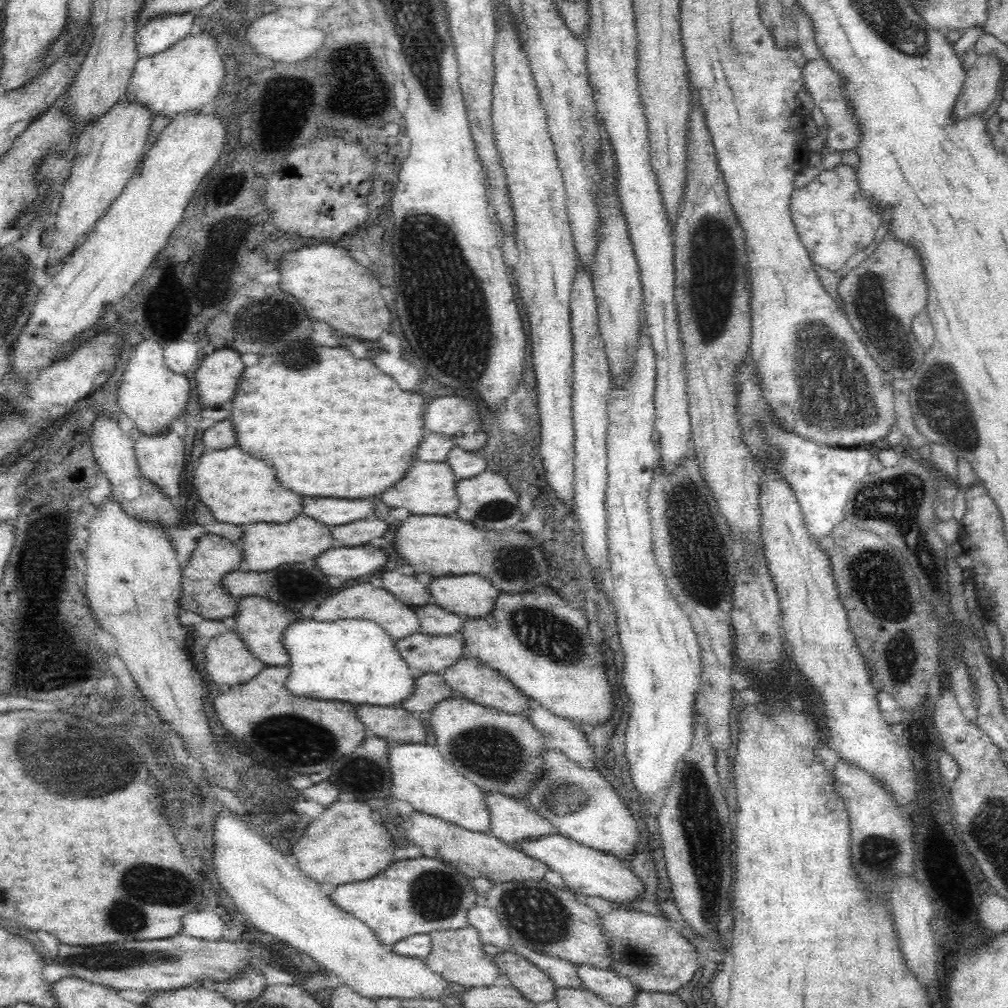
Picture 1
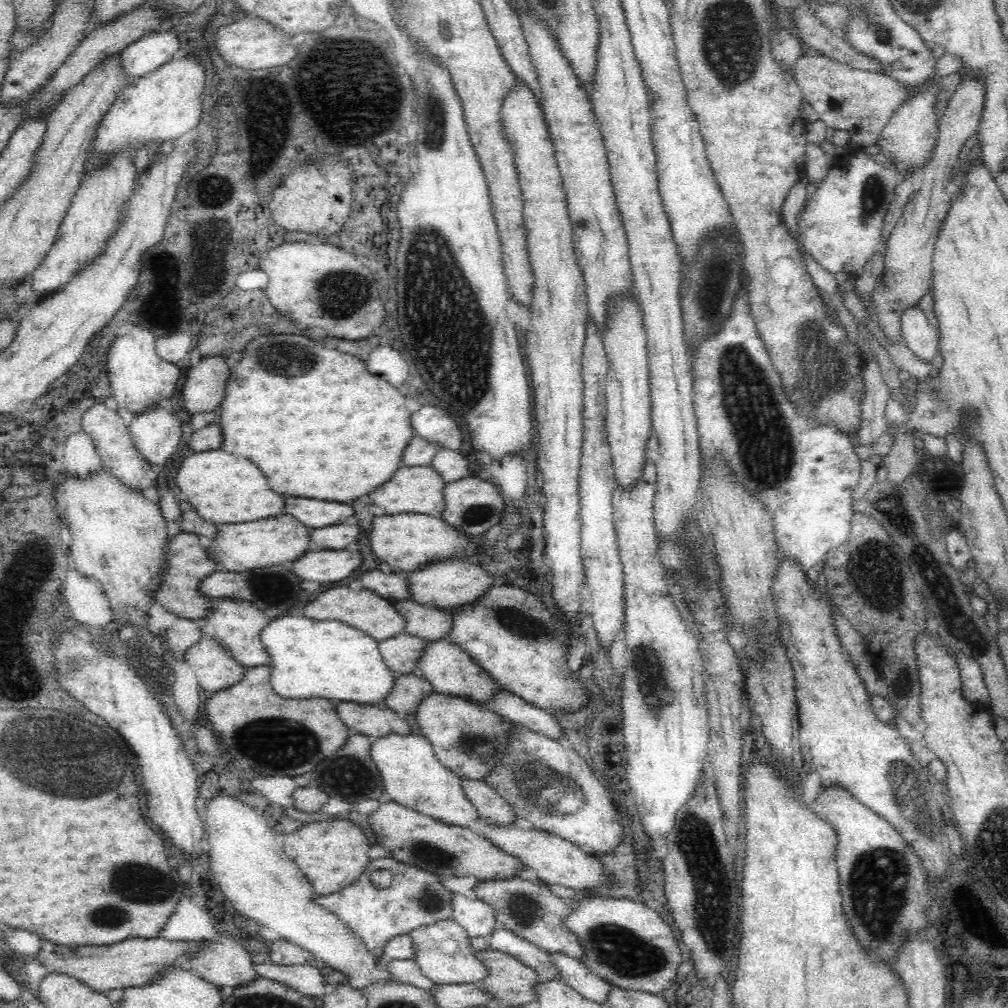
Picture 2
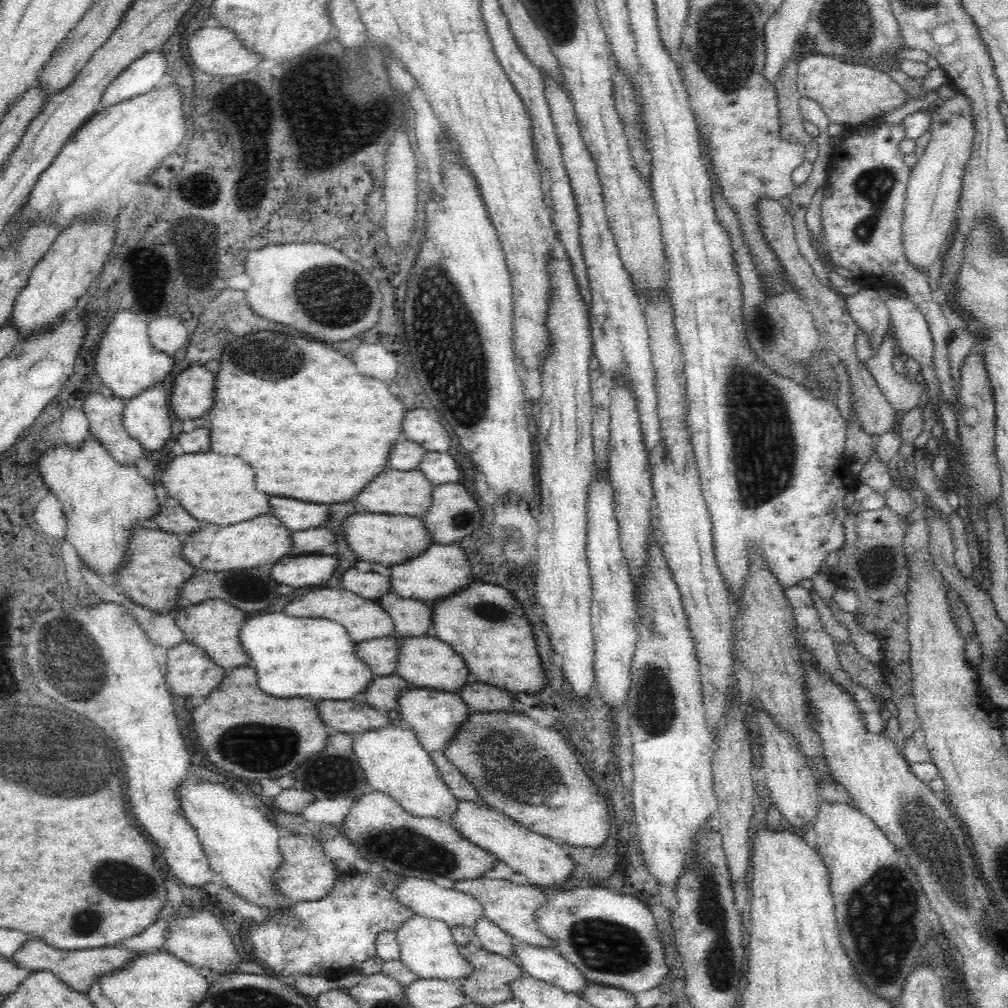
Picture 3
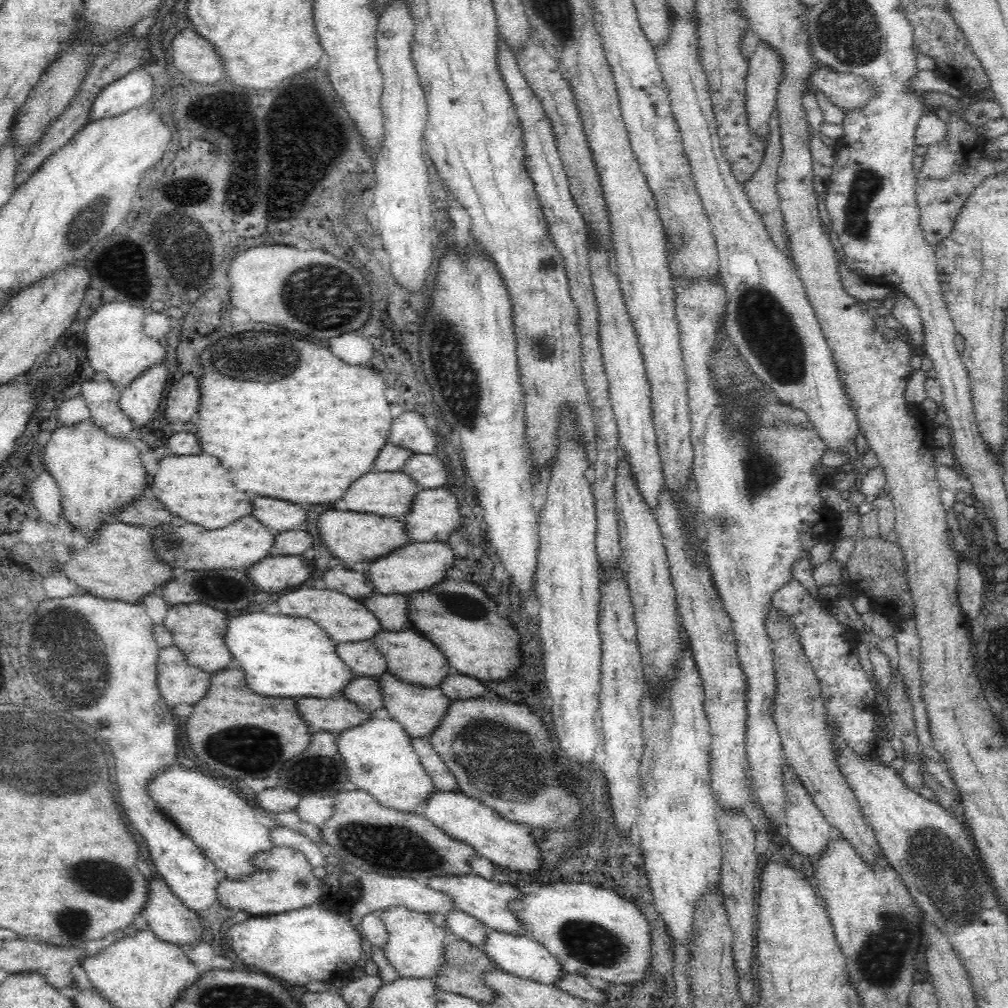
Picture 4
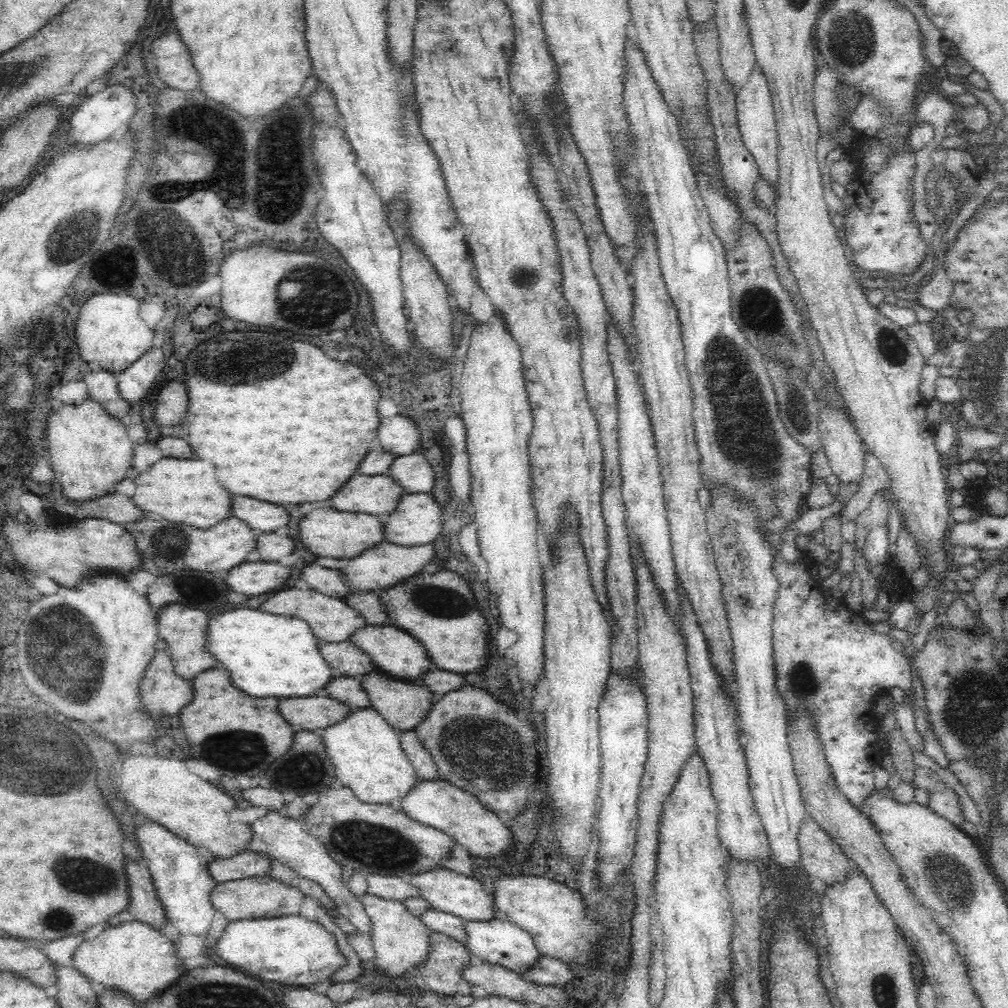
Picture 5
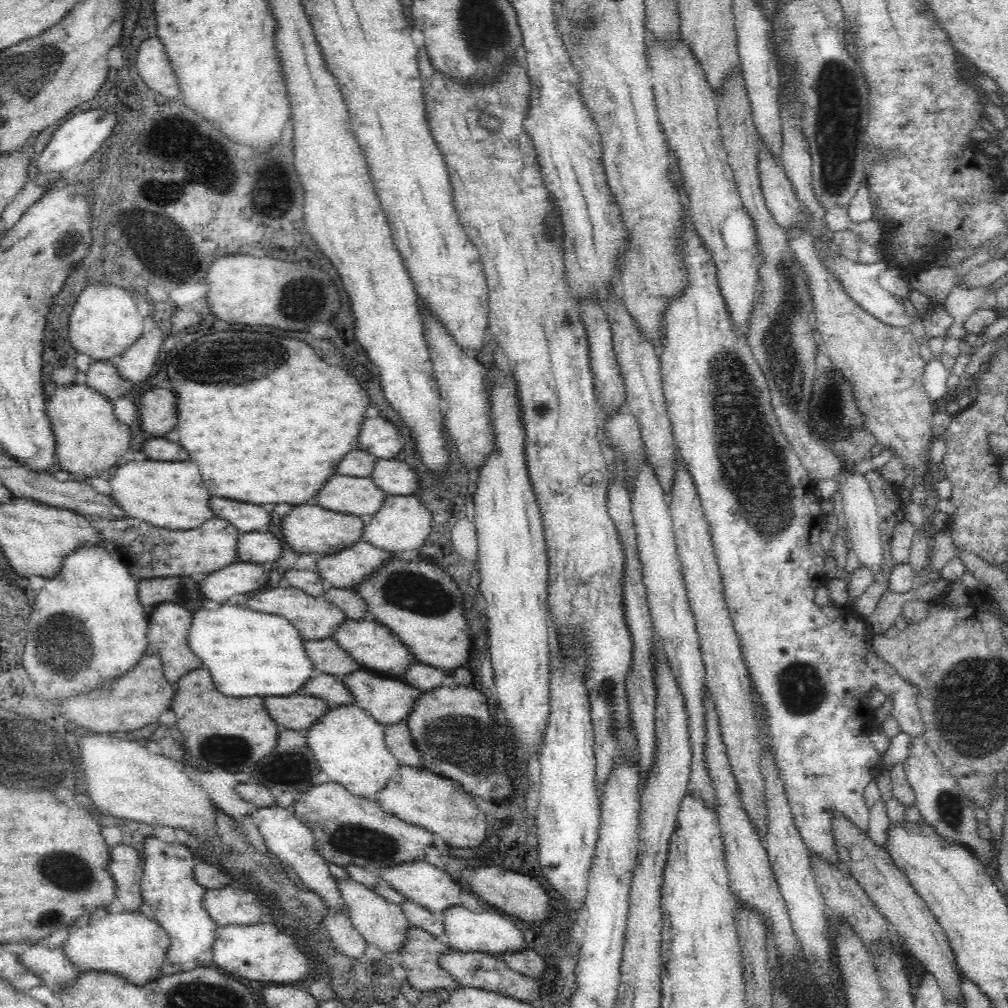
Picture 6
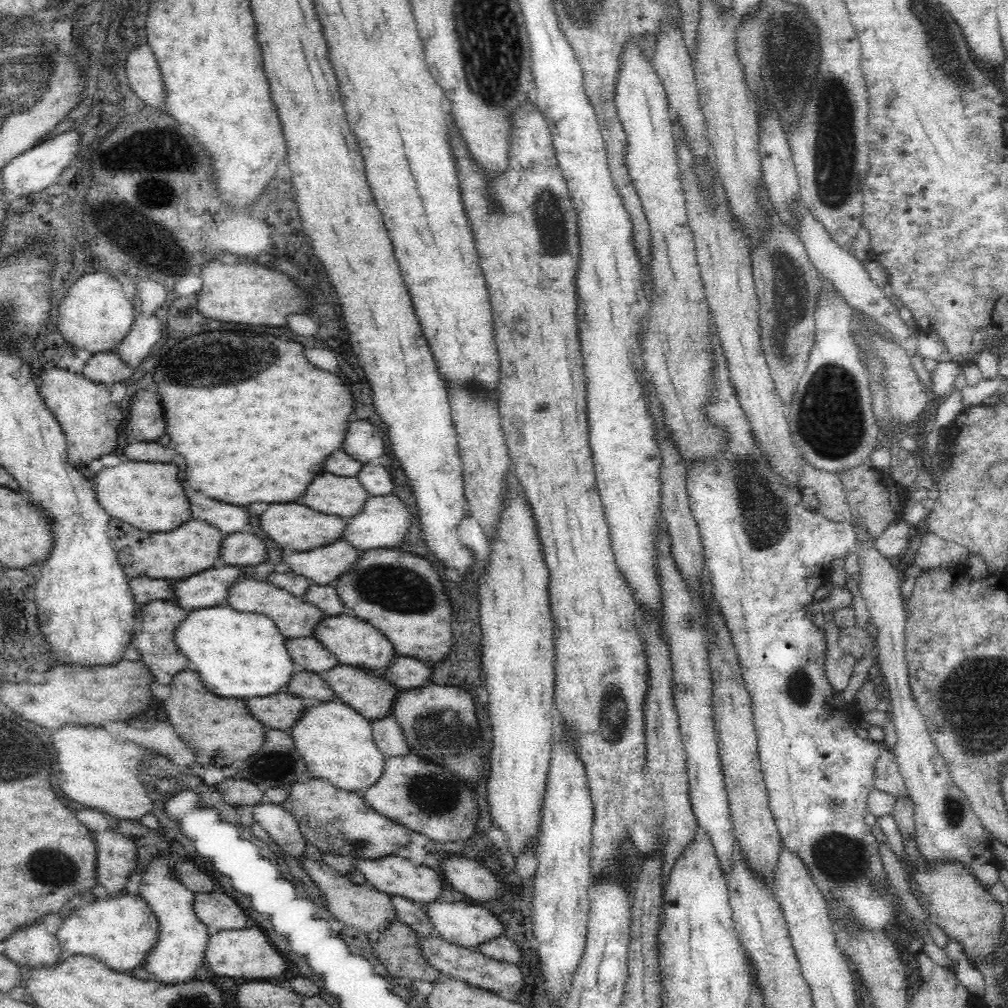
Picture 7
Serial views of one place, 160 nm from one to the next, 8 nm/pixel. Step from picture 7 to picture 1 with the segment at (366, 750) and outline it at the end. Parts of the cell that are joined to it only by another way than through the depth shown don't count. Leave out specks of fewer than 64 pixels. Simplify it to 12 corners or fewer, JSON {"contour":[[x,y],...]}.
{"contour":[[391,743],[394,797],[488,832],[482,789],[436,744]]}

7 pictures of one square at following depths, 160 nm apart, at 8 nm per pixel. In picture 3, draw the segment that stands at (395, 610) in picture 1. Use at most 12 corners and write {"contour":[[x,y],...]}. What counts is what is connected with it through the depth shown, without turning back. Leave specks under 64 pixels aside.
{"contour":[[305,589],[286,604],[297,618],[340,623],[352,642],[393,635],[376,603],[348,590]]}

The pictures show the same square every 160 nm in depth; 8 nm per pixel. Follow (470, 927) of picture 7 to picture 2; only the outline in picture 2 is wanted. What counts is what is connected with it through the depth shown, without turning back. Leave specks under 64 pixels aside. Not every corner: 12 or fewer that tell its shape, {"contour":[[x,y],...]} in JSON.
{"contour":[[556,952],[558,980],[588,1000],[604,1003],[612,985],[590,968]]}

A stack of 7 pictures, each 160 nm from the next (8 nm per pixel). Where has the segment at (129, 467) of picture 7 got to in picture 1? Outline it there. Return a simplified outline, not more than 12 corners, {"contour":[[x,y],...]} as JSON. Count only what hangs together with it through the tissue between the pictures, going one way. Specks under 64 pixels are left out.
{"contour":[[238,446],[204,452],[197,497],[220,522],[280,523],[302,498]]}

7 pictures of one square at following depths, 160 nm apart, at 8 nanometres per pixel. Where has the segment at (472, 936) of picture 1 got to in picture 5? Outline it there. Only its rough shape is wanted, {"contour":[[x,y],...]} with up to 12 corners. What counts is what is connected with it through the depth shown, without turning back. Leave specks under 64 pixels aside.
{"contour":[[364,892],[374,960],[396,977],[426,961],[431,930]]}

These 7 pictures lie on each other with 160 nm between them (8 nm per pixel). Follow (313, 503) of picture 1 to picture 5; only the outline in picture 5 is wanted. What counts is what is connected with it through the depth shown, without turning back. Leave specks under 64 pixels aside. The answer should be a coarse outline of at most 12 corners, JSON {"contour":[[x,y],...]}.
{"contour":[[232,498],[231,515],[252,530],[284,528],[282,506],[254,498]]}

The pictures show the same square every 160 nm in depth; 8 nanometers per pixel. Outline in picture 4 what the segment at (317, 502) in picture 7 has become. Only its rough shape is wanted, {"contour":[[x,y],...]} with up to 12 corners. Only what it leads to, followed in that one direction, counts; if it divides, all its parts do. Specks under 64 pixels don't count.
{"contour":[[368,472],[342,496],[352,512],[402,519],[421,488],[404,472]]}

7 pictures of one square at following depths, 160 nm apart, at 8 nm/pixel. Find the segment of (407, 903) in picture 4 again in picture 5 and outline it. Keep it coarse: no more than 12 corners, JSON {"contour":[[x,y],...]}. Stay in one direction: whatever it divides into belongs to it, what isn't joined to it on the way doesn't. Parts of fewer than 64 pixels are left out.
{"contour":[[366,874],[367,892],[402,902],[418,896],[405,877]]}

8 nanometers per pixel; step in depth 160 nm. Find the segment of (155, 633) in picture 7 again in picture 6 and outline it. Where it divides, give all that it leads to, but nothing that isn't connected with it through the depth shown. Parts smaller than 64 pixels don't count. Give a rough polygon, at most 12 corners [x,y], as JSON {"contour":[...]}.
{"contour":[[162,602],[149,612],[149,632],[158,626],[156,654],[173,684],[202,666],[186,640],[192,613]]}

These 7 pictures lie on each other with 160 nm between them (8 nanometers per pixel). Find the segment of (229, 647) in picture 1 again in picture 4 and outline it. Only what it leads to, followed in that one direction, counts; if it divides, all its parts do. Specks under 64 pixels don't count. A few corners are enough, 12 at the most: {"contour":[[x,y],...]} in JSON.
{"contour":[[173,644],[159,649],[156,687],[166,706],[193,705],[209,673]]}

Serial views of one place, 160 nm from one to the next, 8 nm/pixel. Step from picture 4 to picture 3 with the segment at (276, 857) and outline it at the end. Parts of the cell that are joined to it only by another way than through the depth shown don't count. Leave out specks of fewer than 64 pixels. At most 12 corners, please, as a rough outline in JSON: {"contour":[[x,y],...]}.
{"contour":[[286,832],[273,886],[290,902],[326,896],[341,875],[320,842]]}

